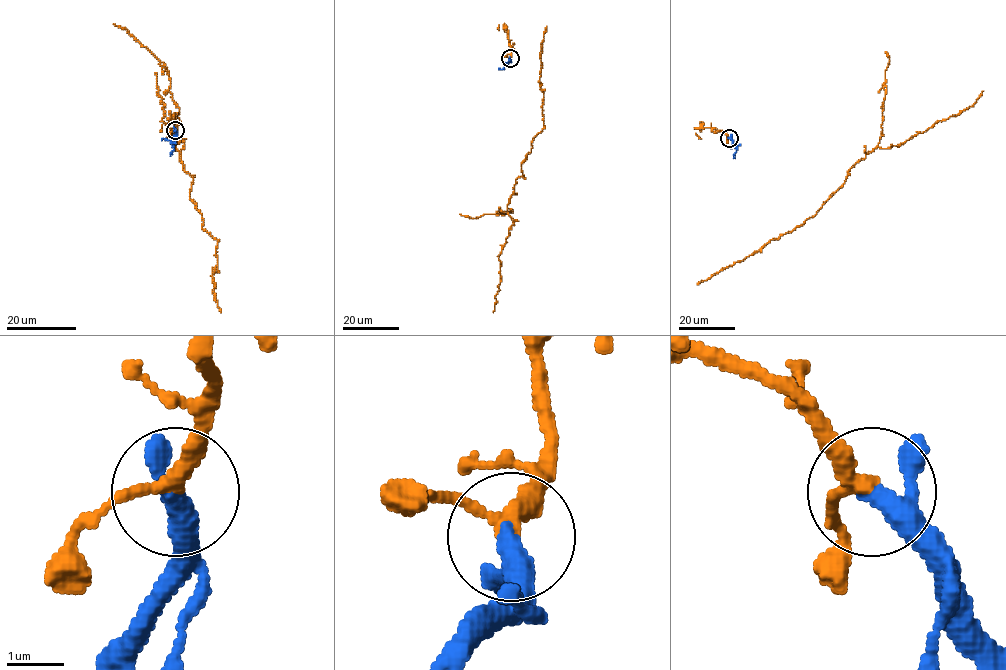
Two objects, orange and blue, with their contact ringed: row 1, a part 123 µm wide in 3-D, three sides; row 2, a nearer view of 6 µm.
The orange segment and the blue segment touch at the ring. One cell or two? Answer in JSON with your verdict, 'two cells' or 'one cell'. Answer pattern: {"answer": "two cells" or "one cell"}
{"answer": "one cell"}

